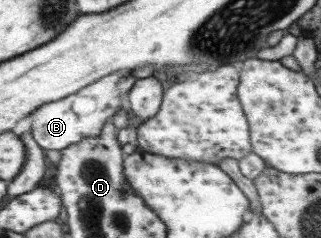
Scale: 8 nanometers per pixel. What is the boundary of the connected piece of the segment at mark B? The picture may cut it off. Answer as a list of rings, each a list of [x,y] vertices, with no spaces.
[[[118,70],[78,90],[75,94],[38,108],[29,118],[35,140],[46,150],[65,150],[79,139],[96,137],[101,127],[120,107],[119,94],[128,92],[135,82],[129,70]]]

